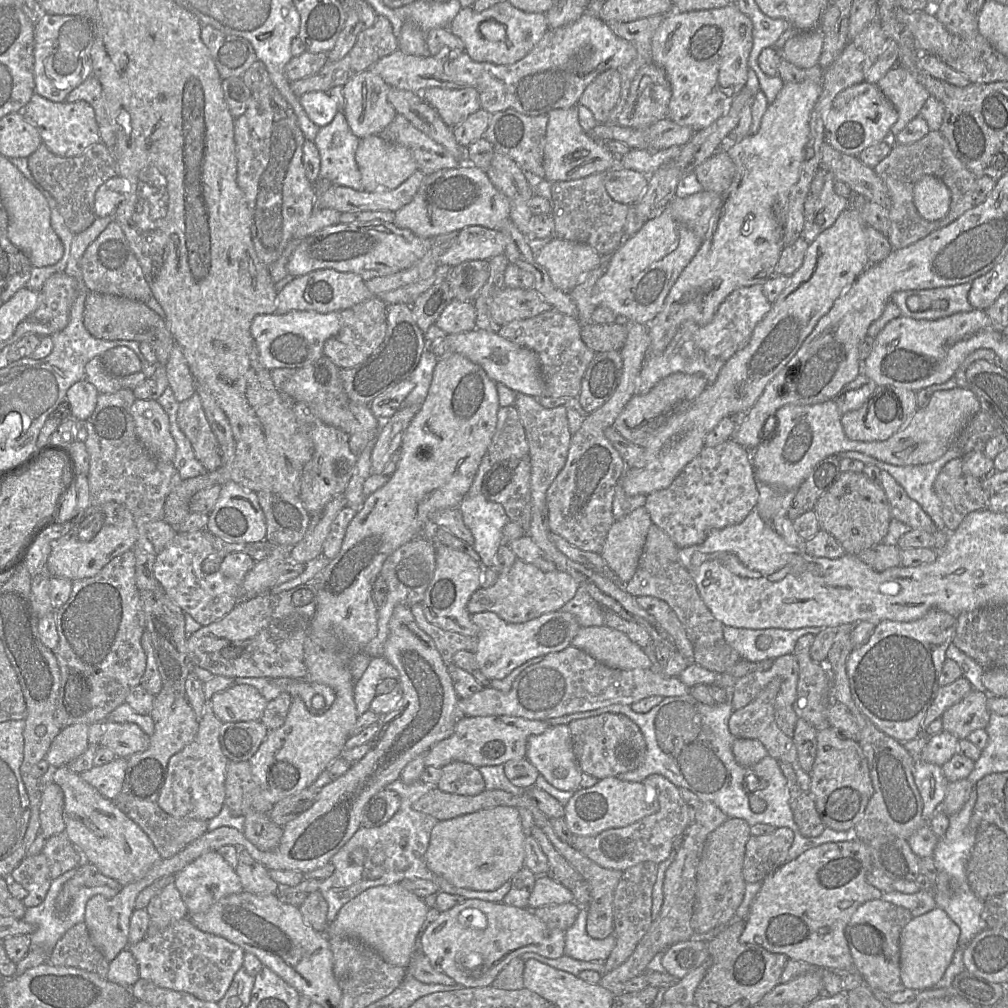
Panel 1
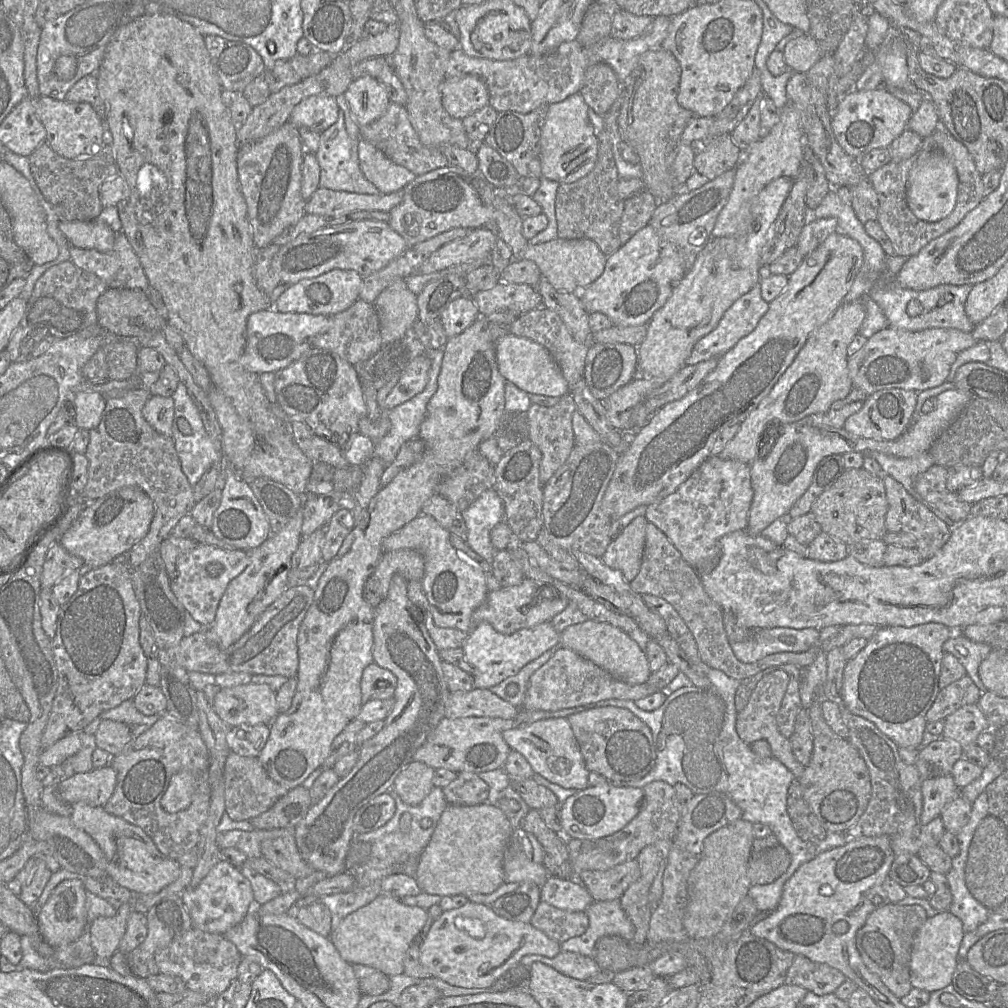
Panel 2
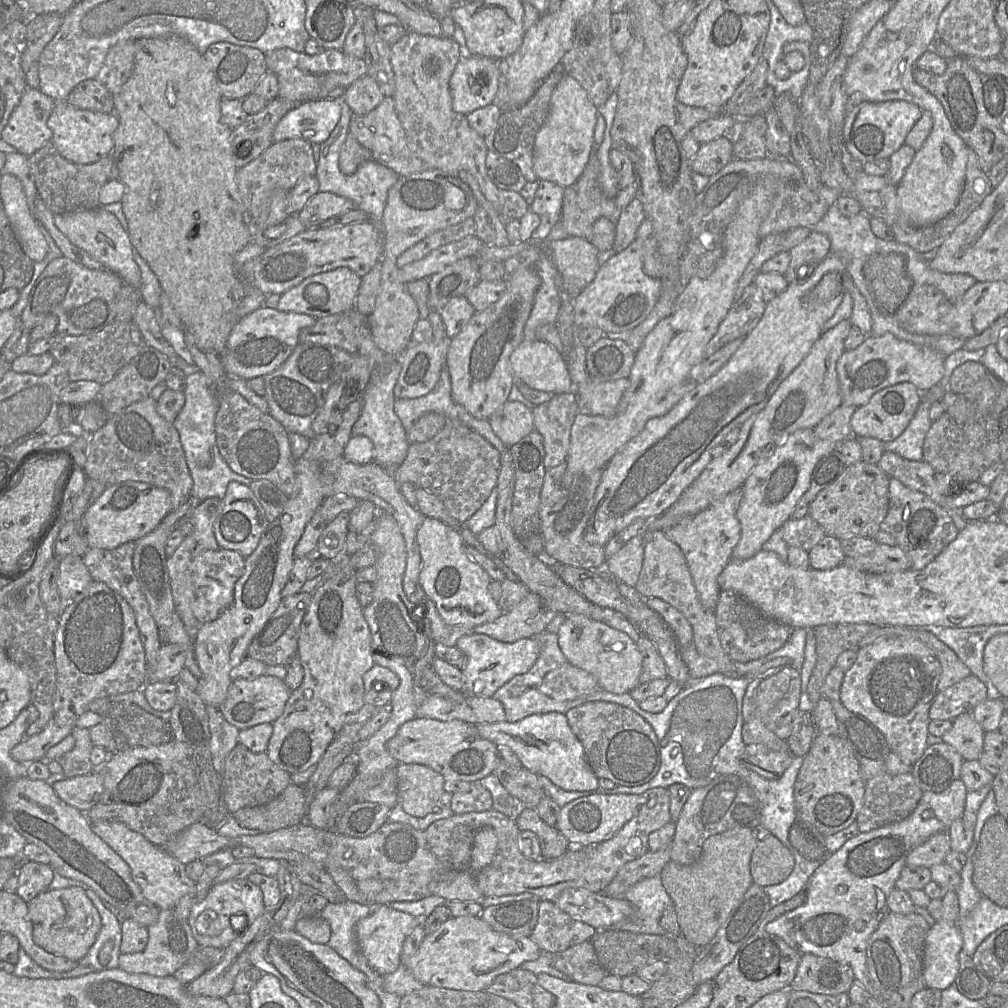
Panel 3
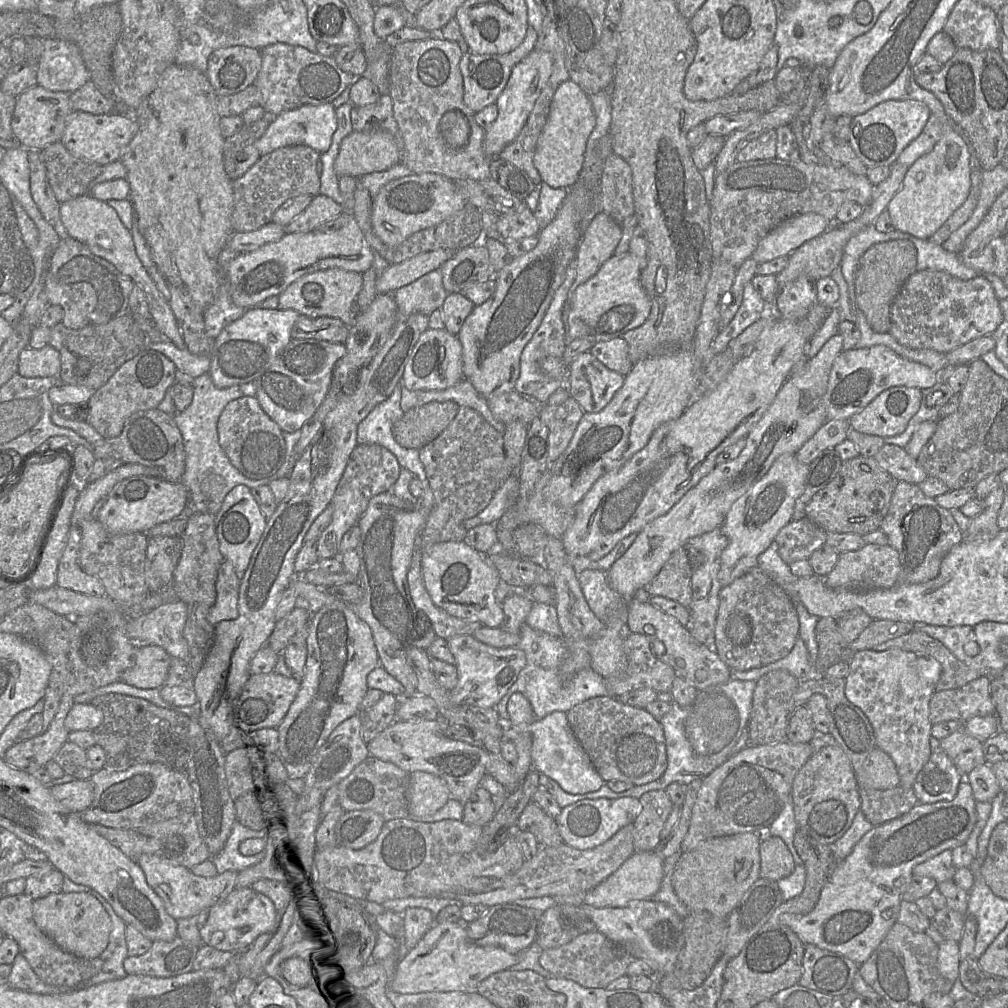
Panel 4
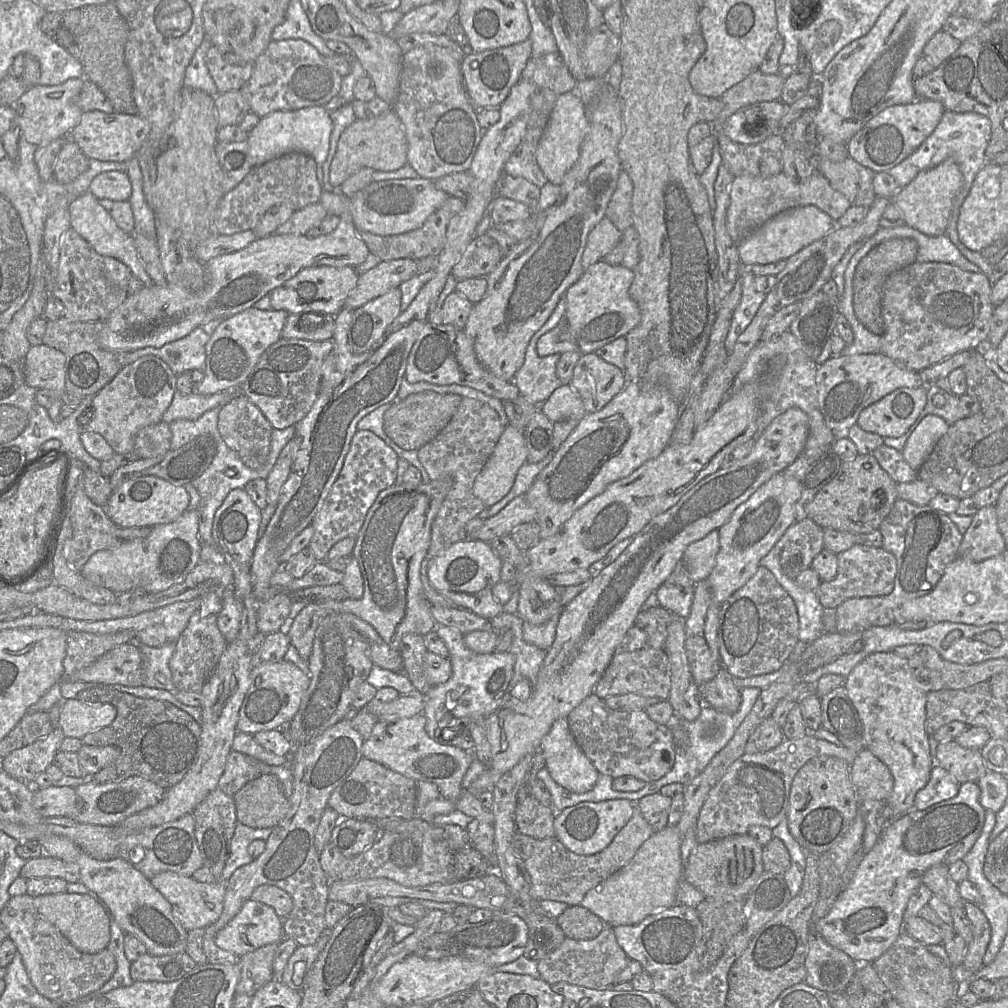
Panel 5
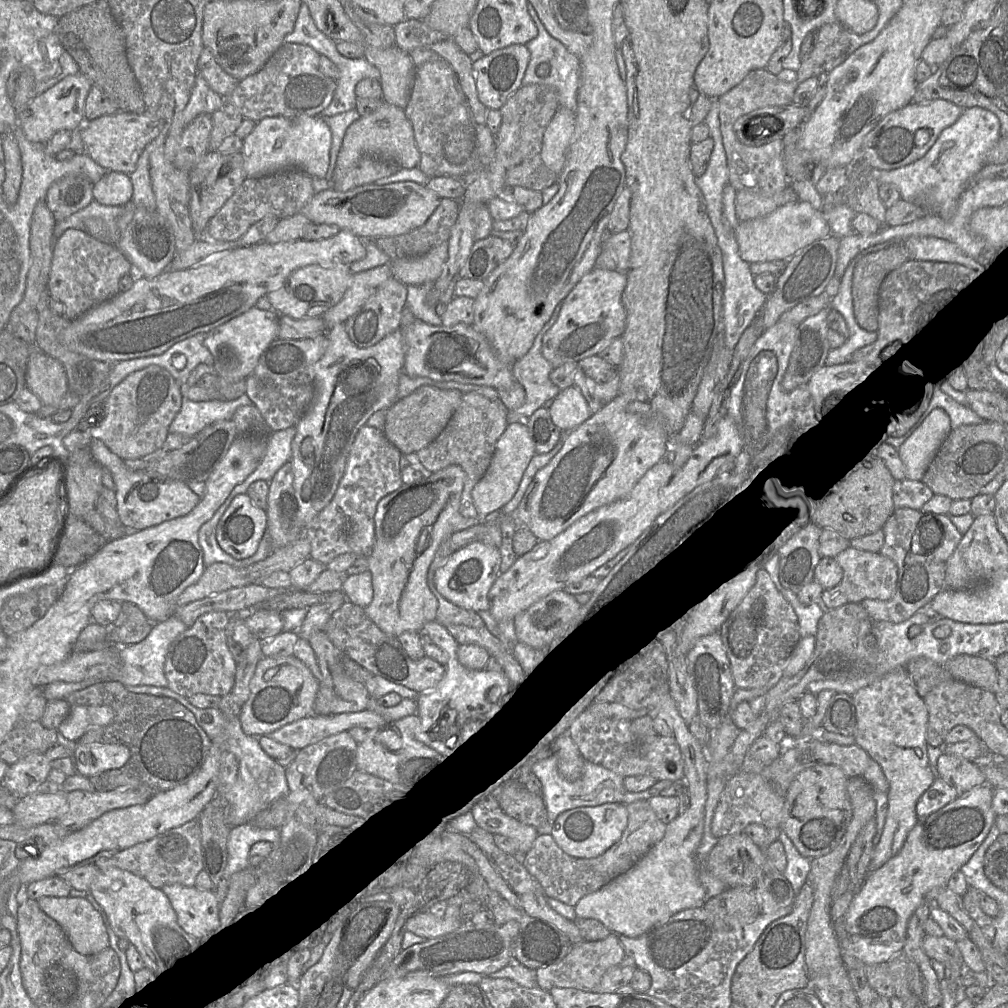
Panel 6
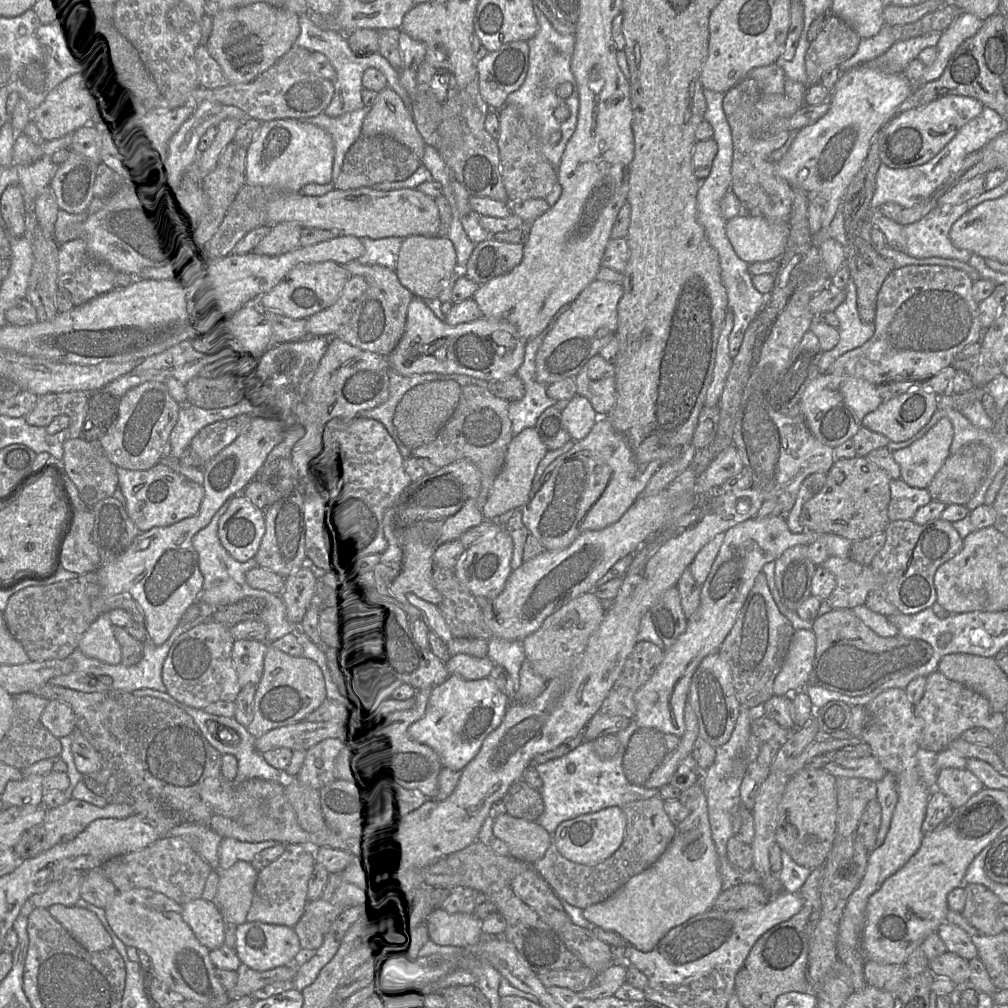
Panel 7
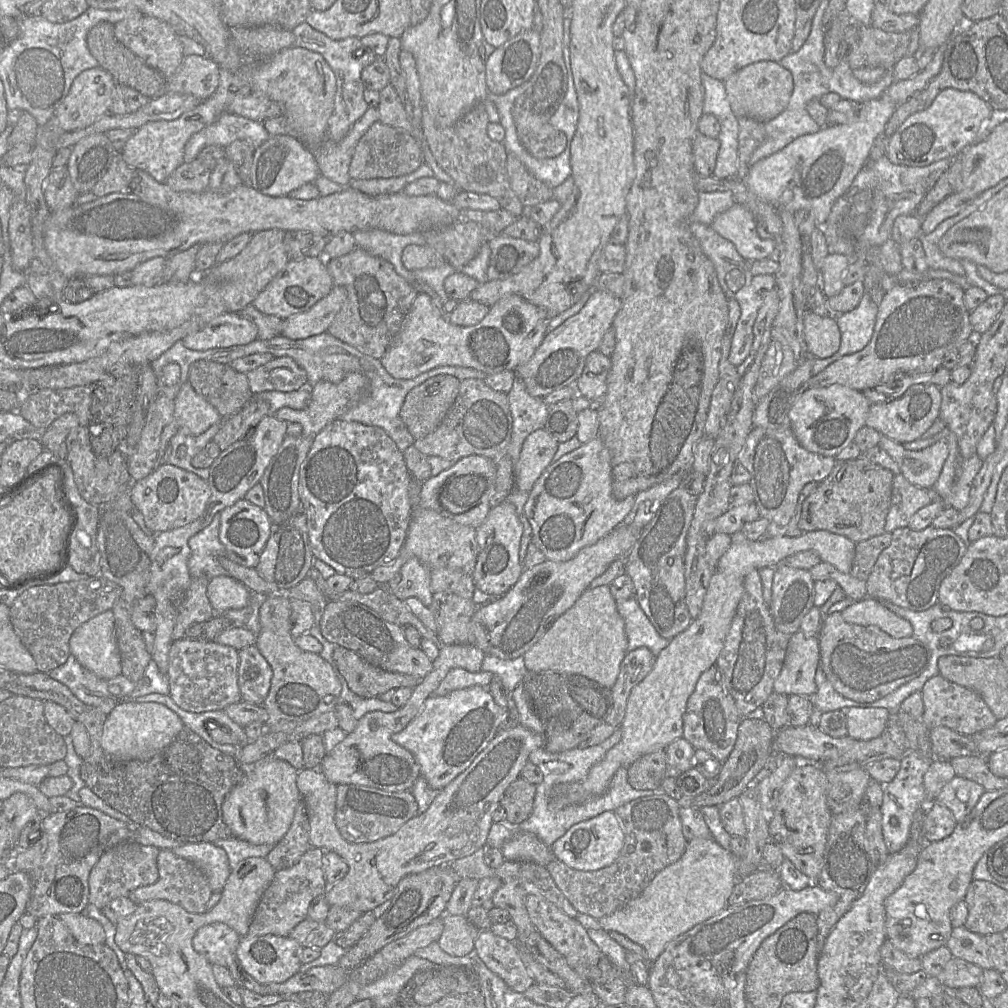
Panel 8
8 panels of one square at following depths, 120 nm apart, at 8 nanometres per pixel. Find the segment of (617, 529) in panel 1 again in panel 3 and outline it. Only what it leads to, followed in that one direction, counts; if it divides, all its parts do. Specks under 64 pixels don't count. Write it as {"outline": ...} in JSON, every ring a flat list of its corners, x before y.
{"outline":[[643,533,630,539,616,554,605,560,606,573,615,580,634,587,642,568,644,544]]}

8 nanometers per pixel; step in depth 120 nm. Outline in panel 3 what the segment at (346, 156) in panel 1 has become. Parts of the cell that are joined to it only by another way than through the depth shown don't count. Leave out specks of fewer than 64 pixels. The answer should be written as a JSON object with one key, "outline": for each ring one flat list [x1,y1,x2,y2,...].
{"outline":[[343,98,334,100,338,100,341,107,340,119,329,138,320,144,320,156,318,161,316,161,316,177,319,181,318,191,331,192,352,201,355,208,364,211,369,217,368,220,371,221,382,234,381,220,388,198,388,191,398,181,400,176,391,168,374,160,361,163,352,175,345,175,340,171,340,150,346,141,353,112]]}

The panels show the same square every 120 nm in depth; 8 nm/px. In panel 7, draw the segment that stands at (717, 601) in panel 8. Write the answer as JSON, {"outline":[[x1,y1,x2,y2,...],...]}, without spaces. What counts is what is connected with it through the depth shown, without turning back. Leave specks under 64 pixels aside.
{"outline":[[786,516,754,517,725,532,725,538,711,570,701,586,700,605,688,619,685,631,669,648,650,679,634,694,636,706,633,721,637,728,653,728,662,734,681,738,685,732,684,709,694,672,702,659,718,650,733,627,757,575,766,563,776,561,787,549,821,541,830,556,850,557,852,541,835,534,805,530,795,534,788,528]]}

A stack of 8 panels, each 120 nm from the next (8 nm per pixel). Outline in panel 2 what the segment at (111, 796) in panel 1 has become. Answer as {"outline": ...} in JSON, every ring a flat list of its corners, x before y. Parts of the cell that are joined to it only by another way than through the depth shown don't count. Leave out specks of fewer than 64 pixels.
{"outline":[[107,765,62,778,58,784,58,794,69,805,83,802,91,806,103,807,112,796,116,783,116,771]]}

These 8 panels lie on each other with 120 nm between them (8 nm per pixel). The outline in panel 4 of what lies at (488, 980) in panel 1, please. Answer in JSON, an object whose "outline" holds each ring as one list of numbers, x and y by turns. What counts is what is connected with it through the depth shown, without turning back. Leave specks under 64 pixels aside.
{"outline":[[462,922,435,923,416,947,400,959,390,988,400,994,477,992,482,981,495,973,510,969,518,961,519,954,500,947,478,946,473,943]]}

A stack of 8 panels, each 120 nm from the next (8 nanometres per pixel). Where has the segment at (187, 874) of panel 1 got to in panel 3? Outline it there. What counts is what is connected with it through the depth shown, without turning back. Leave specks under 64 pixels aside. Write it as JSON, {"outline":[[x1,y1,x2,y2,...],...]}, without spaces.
{"outline":[[247,879,229,880,213,884,206,897,193,904,188,924,199,946,226,949,265,911,263,893,257,885]]}

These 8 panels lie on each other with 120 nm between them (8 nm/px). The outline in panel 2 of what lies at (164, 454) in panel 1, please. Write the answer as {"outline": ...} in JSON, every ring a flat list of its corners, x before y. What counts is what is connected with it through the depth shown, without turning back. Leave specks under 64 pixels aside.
{"outline":[[150,396,142,409,142,415,156,432,172,438,174,400,171,396]]}

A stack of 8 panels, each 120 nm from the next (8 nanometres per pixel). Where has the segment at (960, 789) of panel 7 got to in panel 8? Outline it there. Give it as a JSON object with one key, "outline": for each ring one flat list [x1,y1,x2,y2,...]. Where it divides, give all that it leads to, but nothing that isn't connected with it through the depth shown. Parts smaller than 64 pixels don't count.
{"outline":[[955,776,945,784,937,800,952,812,958,823,972,811,984,792,980,784]]}

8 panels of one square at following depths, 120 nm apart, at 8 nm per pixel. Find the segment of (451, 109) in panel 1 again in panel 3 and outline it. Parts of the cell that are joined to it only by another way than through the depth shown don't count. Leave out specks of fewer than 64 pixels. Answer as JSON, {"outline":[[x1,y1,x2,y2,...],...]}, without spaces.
{"outline":[[462,56,449,82,452,109,468,115,496,102,500,76,499,60,483,56]]}

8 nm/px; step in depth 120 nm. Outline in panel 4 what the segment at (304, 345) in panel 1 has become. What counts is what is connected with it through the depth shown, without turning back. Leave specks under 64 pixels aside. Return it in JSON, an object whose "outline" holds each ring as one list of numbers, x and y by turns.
{"outline":[[252,307,227,325,214,340,209,374,218,388,228,388,254,381,290,342,291,330,300,314,295,310]]}

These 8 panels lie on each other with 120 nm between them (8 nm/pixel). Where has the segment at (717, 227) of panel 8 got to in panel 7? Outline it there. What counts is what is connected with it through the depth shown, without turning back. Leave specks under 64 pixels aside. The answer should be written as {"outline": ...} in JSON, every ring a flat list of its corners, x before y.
{"outline":[[737,215,726,221,726,235,739,259,752,264,778,260,786,250,788,220]]}

